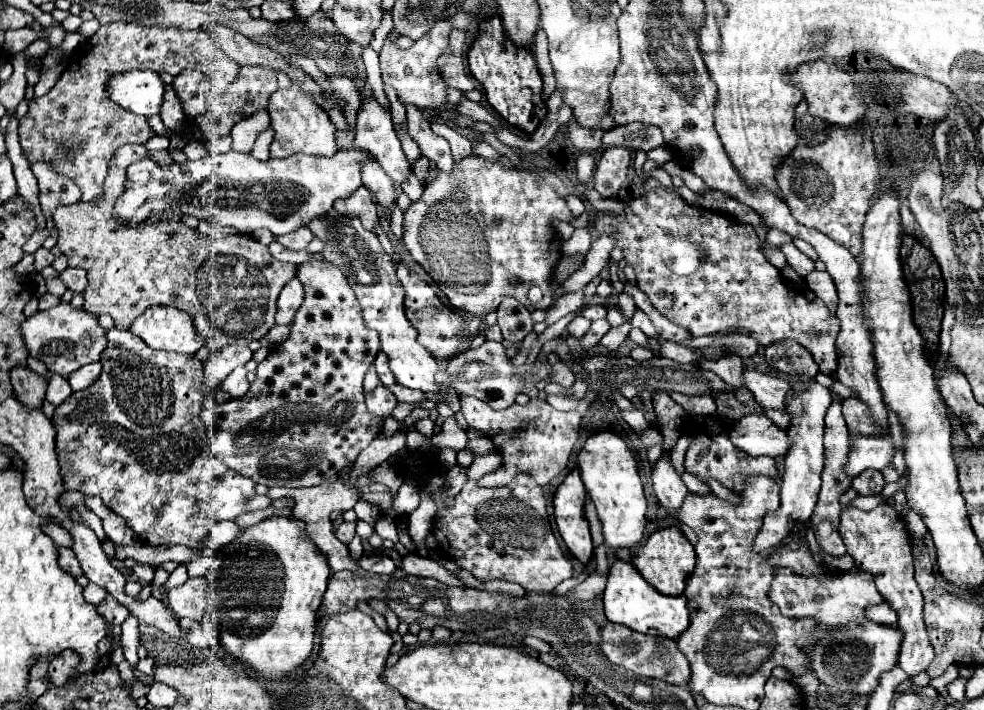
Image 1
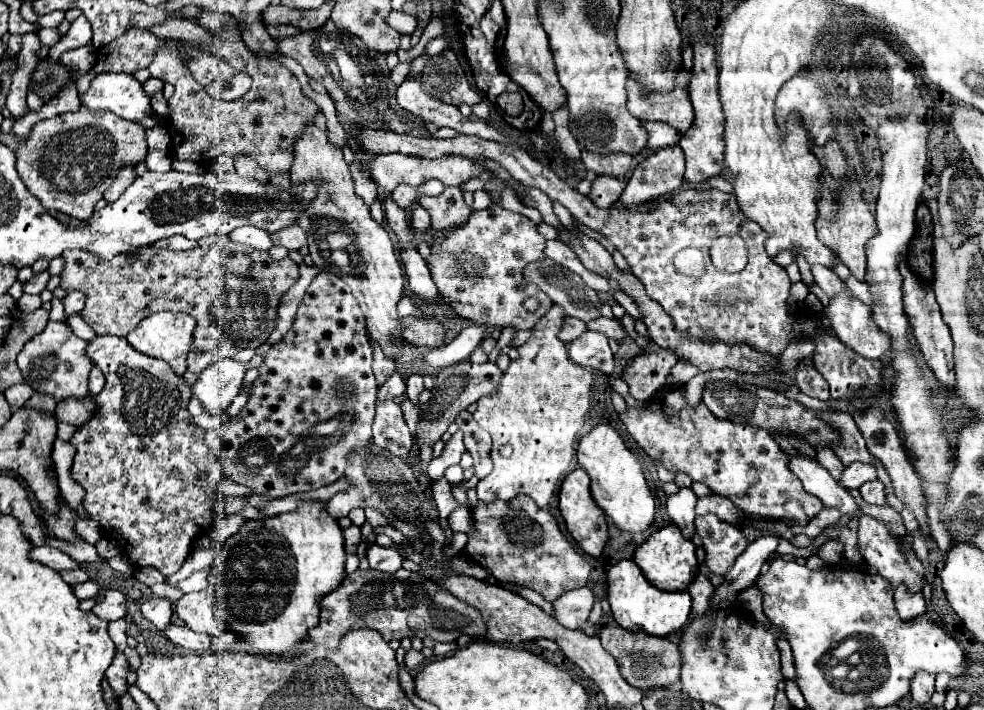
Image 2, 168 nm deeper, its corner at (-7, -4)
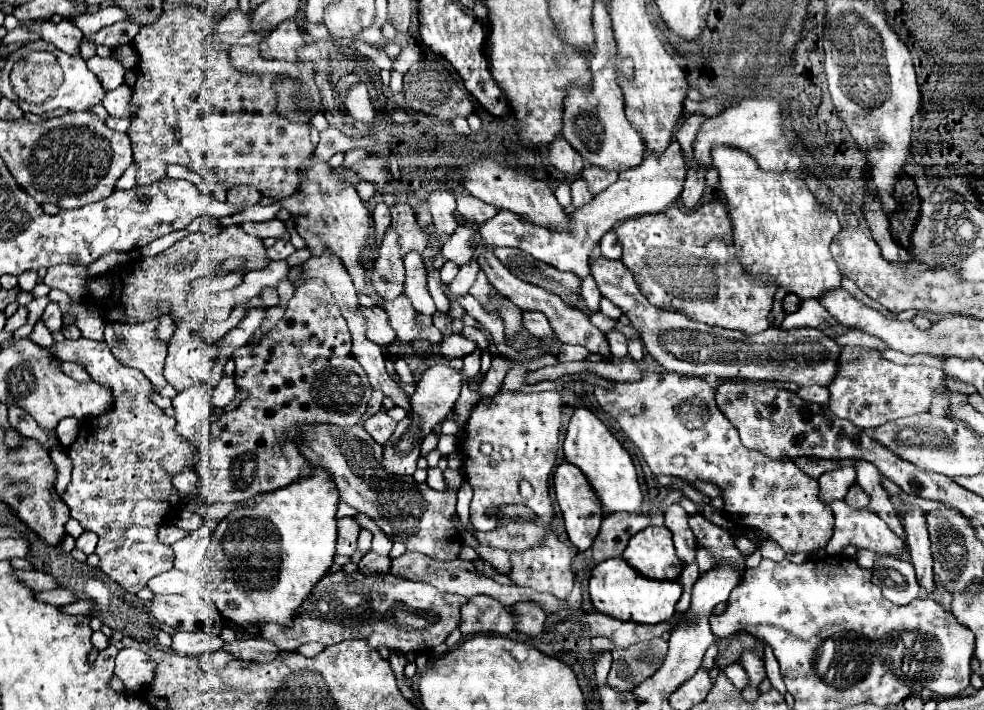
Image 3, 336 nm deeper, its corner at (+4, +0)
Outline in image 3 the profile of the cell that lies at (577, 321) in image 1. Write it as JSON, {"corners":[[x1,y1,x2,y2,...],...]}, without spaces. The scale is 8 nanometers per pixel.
{"corners":[[524,312,524,314,522,314,522,320,524,320,524,328,526,328,532,336,536,336,536,338,550,338,550,336,552,336,548,318,542,316,540,312]]}

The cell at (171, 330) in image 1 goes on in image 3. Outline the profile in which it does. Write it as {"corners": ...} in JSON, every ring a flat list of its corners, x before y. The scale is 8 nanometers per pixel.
{"corners":[[150,320,150,322,140,322,140,324,120,324,120,322,108,322,106,330,104,330,104,340,110,346,112,354,126,366,130,368,138,368,146,374,146,378,150,378,150,382,160,390,164,388,168,382,162,376,164,370,164,360,168,354,168,344,162,342,158,338,158,322]]}

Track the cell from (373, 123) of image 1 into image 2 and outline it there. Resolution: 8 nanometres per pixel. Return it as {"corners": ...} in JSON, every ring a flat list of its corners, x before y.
{"corners":[[401,184,401,186,397,186,397,188,393,190,393,200,395,200,397,206,401,206,401,208,409,208,415,198,417,198,417,188,415,188,415,186]]}

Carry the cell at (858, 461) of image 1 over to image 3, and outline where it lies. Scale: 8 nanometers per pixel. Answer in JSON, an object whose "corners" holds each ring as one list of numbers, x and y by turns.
{"corners":[[840,466,838,470,820,476,820,498,828,504,834,498,844,498,848,488,856,482,856,470,852,466]]}

